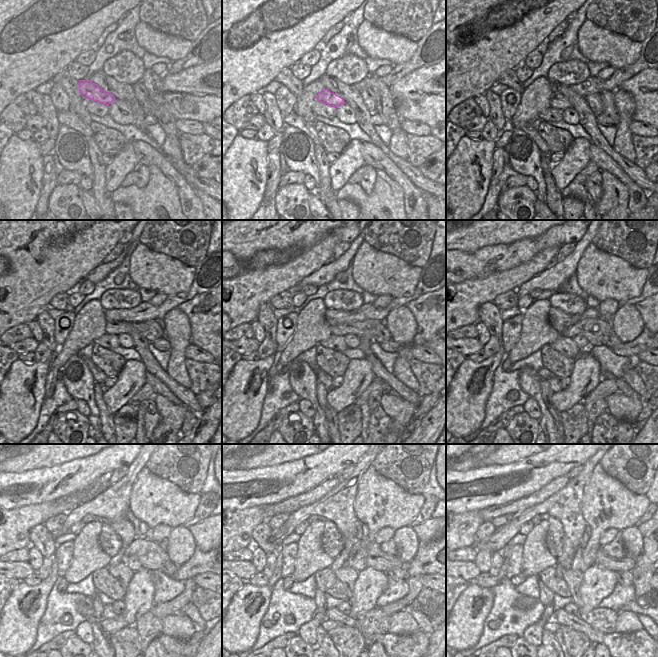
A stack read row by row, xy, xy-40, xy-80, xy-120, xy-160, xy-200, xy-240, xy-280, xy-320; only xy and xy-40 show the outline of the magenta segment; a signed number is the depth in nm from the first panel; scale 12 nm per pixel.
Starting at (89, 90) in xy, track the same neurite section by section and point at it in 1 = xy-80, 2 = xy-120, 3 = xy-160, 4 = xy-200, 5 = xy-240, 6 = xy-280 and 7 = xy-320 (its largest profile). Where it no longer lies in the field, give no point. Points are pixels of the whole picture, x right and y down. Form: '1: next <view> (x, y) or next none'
1: next xy-80 (558, 101)
2: next xy-120 (114, 327)
3: next xy-160 (366, 328)
4: next xy-200 (594, 330)
5: next xy-240 (150, 555)
6: next xy-280 (377, 559)
7: next xy-320 (602, 560)

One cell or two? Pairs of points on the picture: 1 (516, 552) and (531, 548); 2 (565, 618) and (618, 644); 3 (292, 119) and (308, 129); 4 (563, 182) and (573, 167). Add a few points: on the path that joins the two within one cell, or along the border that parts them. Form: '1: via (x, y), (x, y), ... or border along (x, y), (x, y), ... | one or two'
1: border along (522, 545), (522, 570), (520, 572) | two
2: via (578, 624), (596, 637), (605, 638) | one
3: via (296, 121), (304, 126) | one
4: via (566, 178), (570, 171) | one

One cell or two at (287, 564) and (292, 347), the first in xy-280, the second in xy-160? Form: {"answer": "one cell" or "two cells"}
{"answer": "two cells"}

